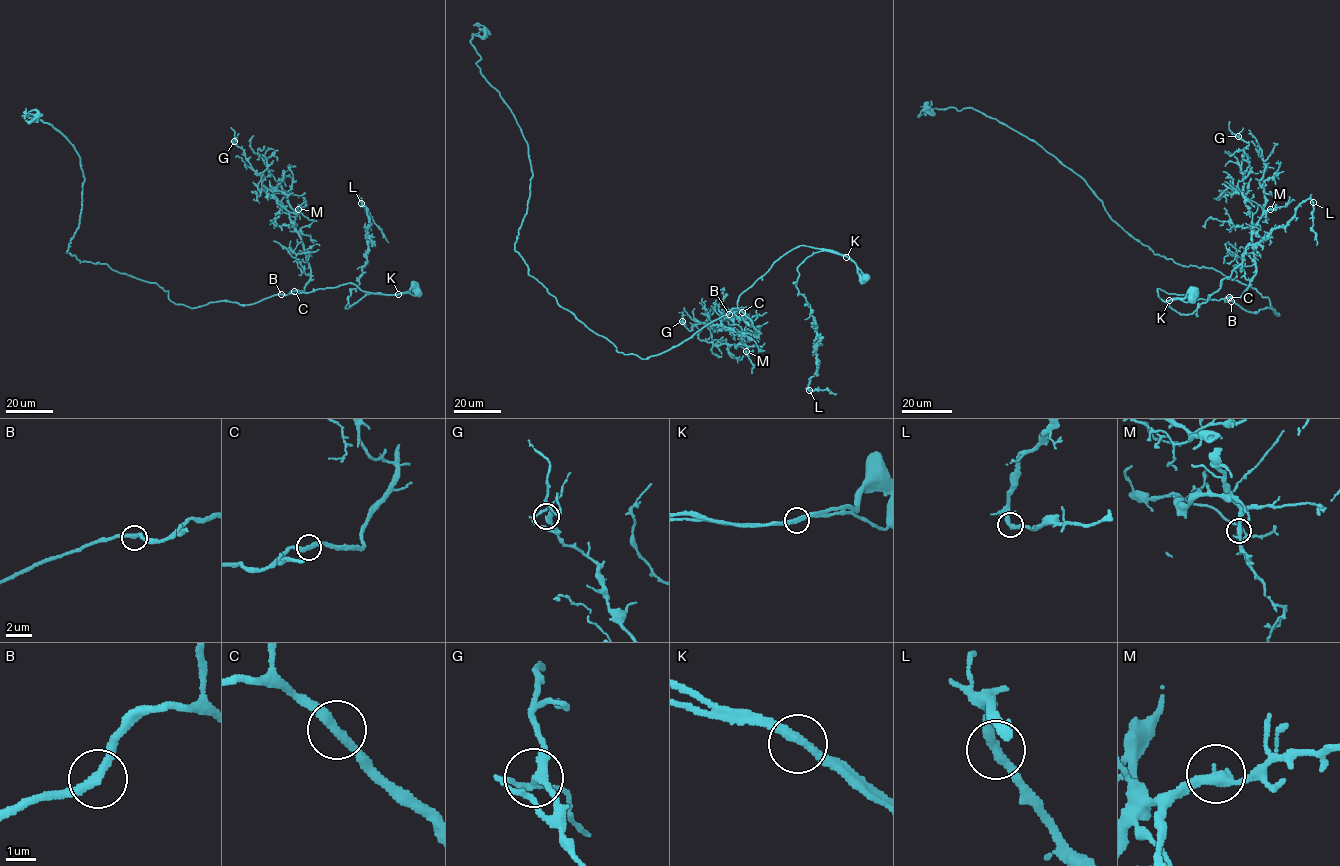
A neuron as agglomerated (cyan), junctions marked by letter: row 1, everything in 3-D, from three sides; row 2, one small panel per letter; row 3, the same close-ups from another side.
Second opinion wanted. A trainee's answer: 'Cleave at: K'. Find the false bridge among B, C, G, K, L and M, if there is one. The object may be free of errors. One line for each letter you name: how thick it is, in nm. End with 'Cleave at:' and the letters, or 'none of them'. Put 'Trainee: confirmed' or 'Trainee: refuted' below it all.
K: 320 nm thick
Cleave at: K
Trainee: confirmed

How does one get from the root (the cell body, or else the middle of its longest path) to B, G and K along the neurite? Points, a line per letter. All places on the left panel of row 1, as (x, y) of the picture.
B: (413, 287), (409, 291), (383, 294), (363, 291), (355, 284), (347, 283), (308, 293), (281, 294)
G: (413, 287), (383, 294), (347, 283), (289, 294), (304, 290), (310, 277), (303, 242), (234, 141)
K: (413, 287), (398, 294)

